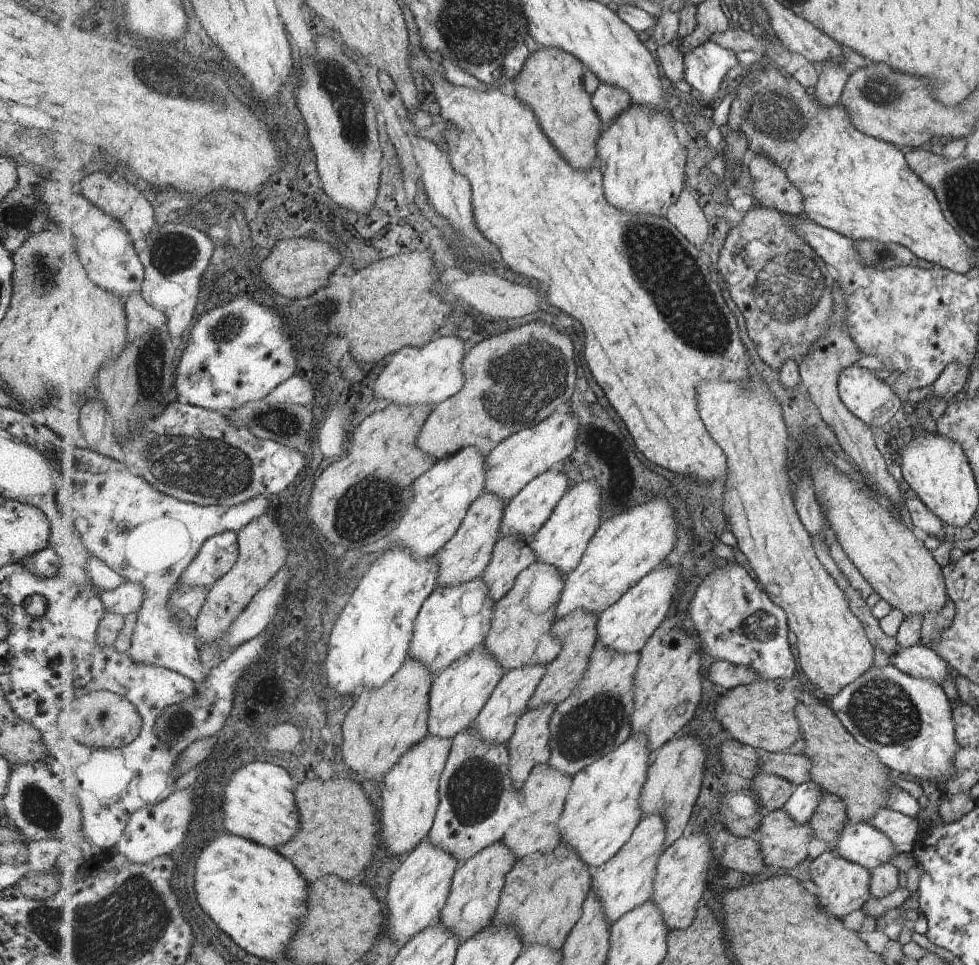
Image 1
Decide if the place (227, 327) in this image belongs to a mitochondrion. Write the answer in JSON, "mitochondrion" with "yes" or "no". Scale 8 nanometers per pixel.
{"mitochondrion":"yes"}

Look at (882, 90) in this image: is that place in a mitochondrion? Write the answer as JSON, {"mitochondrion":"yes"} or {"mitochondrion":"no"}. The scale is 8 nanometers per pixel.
{"mitochondrion":"yes"}

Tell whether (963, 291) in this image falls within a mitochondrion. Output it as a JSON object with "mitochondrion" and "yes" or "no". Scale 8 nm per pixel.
{"mitochondrion":"no"}

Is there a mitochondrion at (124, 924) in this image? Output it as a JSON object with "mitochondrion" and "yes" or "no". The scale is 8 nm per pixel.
{"mitochondrion":"yes"}

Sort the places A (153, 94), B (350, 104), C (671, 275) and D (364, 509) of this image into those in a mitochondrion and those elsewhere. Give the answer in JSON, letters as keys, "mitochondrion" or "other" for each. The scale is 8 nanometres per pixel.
{"A":"mitochondrion","B":"mitochondrion","C":"mitochondrion","D":"mitochondrion"}

